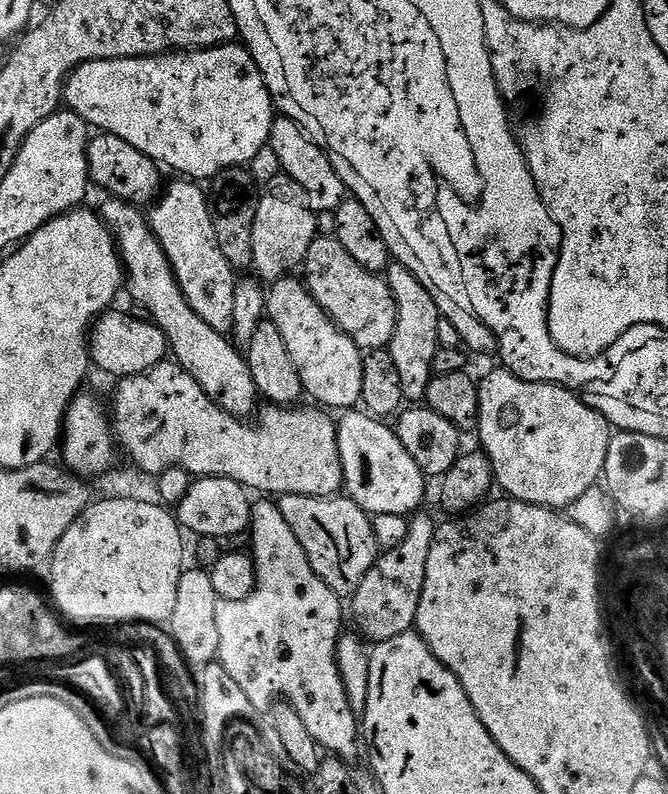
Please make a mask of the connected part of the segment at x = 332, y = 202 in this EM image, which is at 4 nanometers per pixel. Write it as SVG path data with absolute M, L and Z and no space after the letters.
M277 115L272 121L268 146L272 147L278 162L280 171L289 181L297 184L305 191L305 200L309 207L316 213L335 213L336 207L346 199L346 189L342 178L330 166L330 158L326 158L323 149L312 141L304 129L298 126L288 116Z

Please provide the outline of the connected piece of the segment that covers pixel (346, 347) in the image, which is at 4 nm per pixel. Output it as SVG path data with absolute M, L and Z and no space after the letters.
M292 279L278 280L267 289L267 319L278 326L278 334L282 334L291 360L294 366L298 366L298 378L302 378L305 393L309 397L312 395L317 405L328 410L355 409L362 401L365 353L324 313L322 306L318 306L303 279Z

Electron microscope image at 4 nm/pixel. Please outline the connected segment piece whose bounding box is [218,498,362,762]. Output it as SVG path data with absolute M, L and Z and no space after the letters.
M260 498L253 503L252 523L250 525L251 536L250 555L252 561L256 564L256 589L254 594L250 594L250 598L246 598L242 602L226 602L225 600L218 602L218 661L225 668L227 674L234 678L235 682L238 682L239 688L244 691L246 698L250 698L250 702L257 710L271 709L274 702L286 702L296 711L298 718L302 718L306 730L310 730L310 738L314 738L314 742L319 744L325 753L331 754L333 757L340 757L345 762L351 761L350 758L356 752L356 744L358 748L358 741L361 739L362 732L358 727L358 715L351 709L346 687L343 685L342 676L336 665L336 647L346 628L344 627L344 616L346 620L345 605L343 608L340 605L343 604L341 597L337 596L334 590L330 590L330 586L326 586L326 582L322 582L322 578L318 578L318 574L314 574L314 566L310 566L310 558L306 558L306 550L302 550L302 542L298 542L298 538L294 538L294 530L290 530L286 518L282 518L282 510L275 499Z

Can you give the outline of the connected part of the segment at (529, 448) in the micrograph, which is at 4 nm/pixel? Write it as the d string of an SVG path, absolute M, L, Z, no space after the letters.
M496 366L496 369L494 369L484 381L482 379L479 381L478 387L480 389L480 422L478 425L478 433L480 432L481 444L479 447L492 463L495 483L498 485L499 490L501 488L501 490L504 491L501 493L503 493L505 497L513 500L521 500L527 504L537 504L543 508L564 510L572 505L575 500L582 498L582 494L586 494L591 488L597 487L598 481L604 474L607 448L610 446L614 435L608 420L602 414L598 414L598 410L594 410L590 406L583 404L575 391L561 388L558 384L535 384L534 382L526 382L503 366Z

